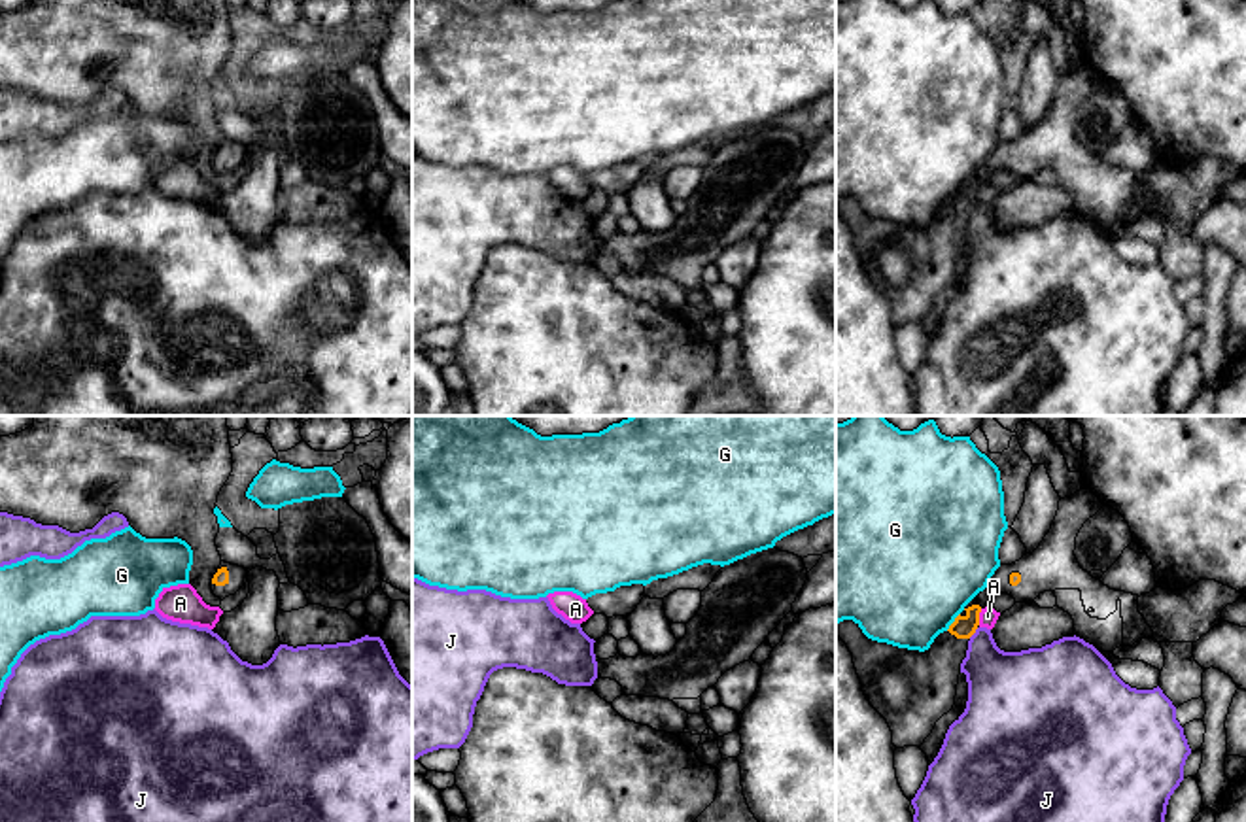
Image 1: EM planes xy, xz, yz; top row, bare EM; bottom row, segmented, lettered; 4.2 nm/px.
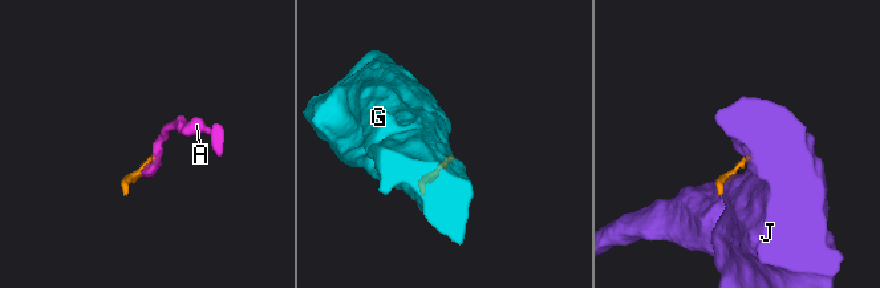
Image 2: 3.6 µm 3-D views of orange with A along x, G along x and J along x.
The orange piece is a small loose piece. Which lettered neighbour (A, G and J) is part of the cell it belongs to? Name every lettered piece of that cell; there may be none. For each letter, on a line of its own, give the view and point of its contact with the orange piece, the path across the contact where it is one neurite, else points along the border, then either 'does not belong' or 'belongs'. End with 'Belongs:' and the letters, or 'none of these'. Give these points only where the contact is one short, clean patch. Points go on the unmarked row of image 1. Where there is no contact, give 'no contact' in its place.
A: yz (978, 193) | along yz (982, 186), (978, 201) | does not belong
G: yz (953, 199) | does not belong
J: yz (972, 210) | along yz (978, 205), (969, 214) | does not belong
Belongs: none of these

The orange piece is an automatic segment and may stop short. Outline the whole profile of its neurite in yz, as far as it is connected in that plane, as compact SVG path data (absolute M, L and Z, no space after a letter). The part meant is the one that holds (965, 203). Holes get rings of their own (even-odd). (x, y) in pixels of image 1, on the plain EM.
M1087 62L1061 76L1051 106L1040 123L1012 142L1000 142L974 181L964 185L949 206L940 210L925 229L872 217L853 197L843 197L836 202L836 212L853 231L862 268L870 282L887 297L896 325L921 323L932 310L936 299L953 285L968 217L979 202L979 189L998 170L1012 172L1015 180L1034 180L1040 170L1053 168L1057 183L1074 197L1074 212L1102 229L1133 223L1138 215L1153 215L1151 204L1138 189L1138 172L1110 166L1083 147L1074 132L1080 106L1102 83L1102 77Z

